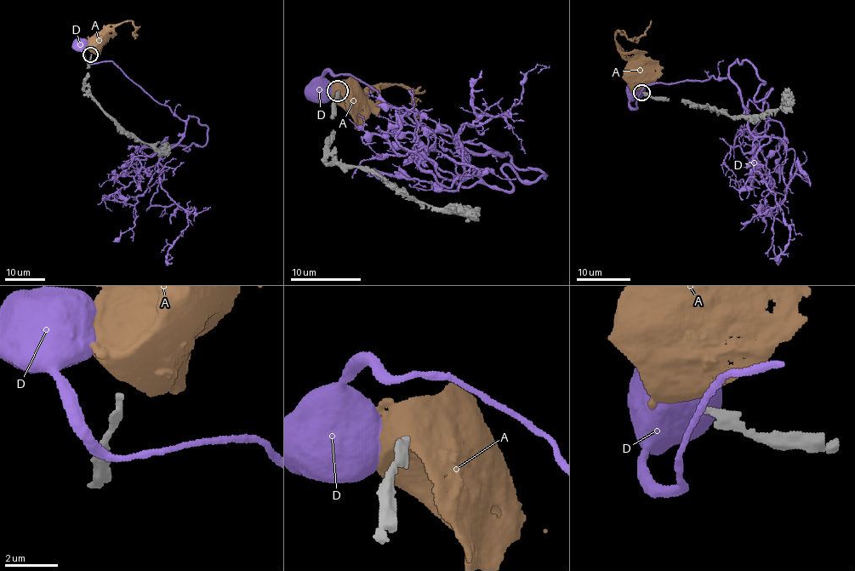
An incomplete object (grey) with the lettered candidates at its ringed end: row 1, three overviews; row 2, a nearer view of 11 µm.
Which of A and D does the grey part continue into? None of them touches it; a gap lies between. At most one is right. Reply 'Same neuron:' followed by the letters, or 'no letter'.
Same neuron: no letter

